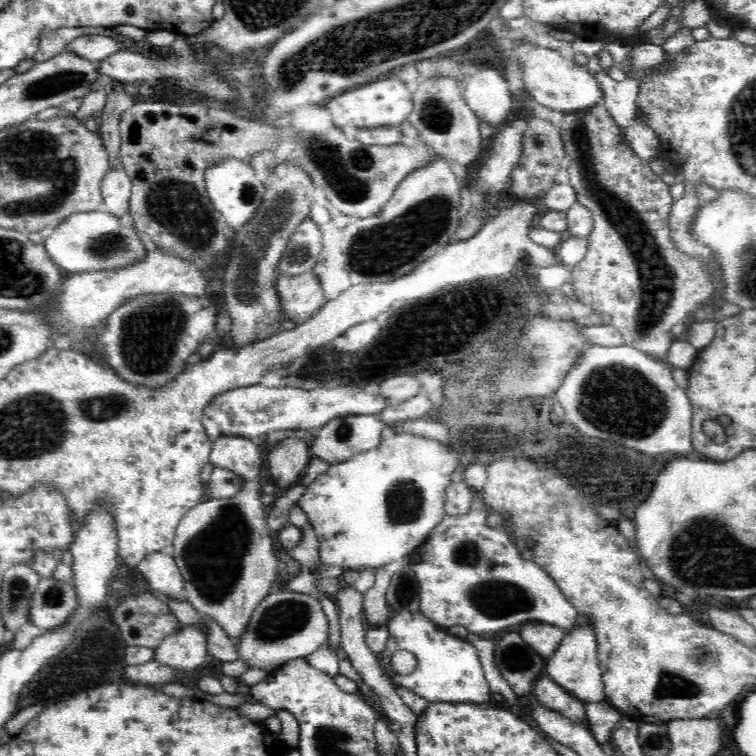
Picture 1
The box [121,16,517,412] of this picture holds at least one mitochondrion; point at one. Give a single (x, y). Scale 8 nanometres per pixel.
(385, 249)

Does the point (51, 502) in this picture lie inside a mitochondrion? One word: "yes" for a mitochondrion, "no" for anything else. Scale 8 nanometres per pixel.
no

